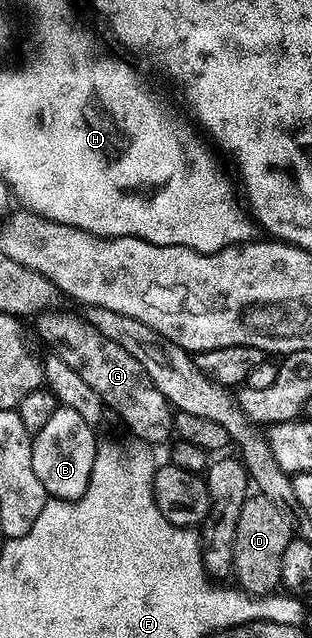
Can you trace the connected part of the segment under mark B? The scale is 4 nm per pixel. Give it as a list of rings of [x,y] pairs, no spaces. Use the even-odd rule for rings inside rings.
[[[59,406],[56,409],[56,413],[52,413],[52,417],[44,424],[44,429],[40,429],[37,435],[32,439],[32,469],[36,469],[36,477],[40,477],[40,485],[44,485],[47,496],[52,499],[69,499],[71,501],[78,499],[85,493],[90,484],[90,478],[92,477],[92,465],[96,461],[96,449],[99,445],[99,440],[94,439],[96,434],[95,428],[88,425],[88,421],[84,421],[84,417],[80,417],[80,413],[76,413],[76,409],[68,409],[64,406]]]

